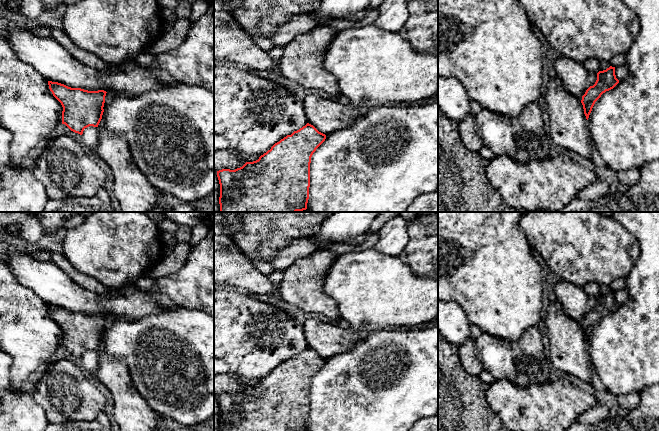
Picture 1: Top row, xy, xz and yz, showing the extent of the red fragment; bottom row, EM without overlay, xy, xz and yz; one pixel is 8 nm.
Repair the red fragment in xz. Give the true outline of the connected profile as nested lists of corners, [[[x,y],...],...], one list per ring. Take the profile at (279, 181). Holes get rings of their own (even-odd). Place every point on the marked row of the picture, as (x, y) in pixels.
[[[313,125],[305,126],[275,143],[258,160],[235,170],[217,171],[220,184],[219,212],[297,212],[307,209],[310,163],[326,135]]]

